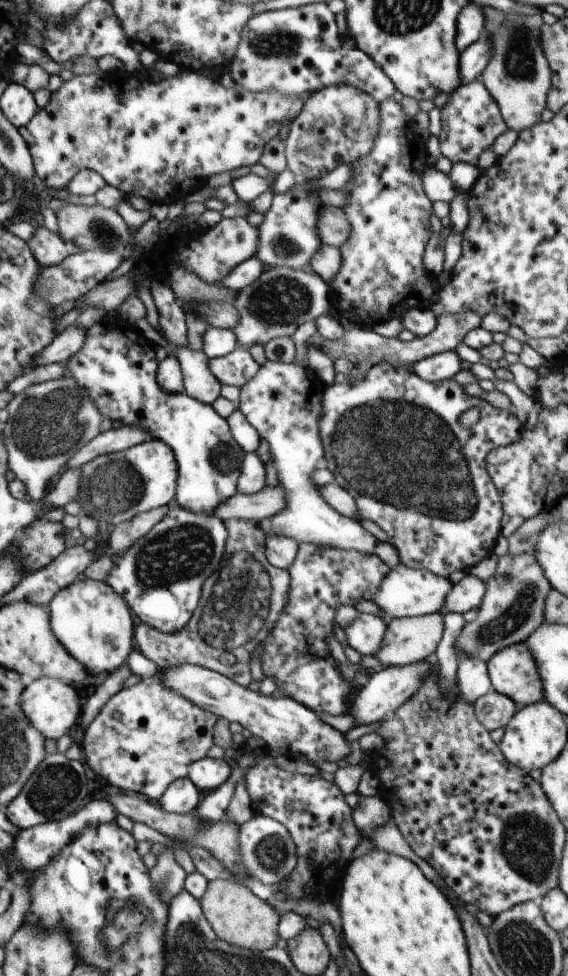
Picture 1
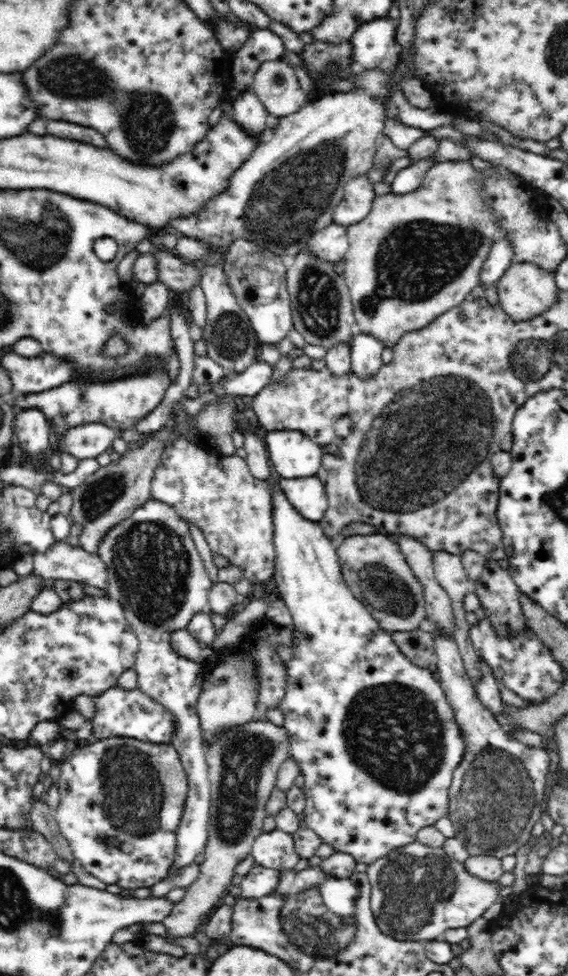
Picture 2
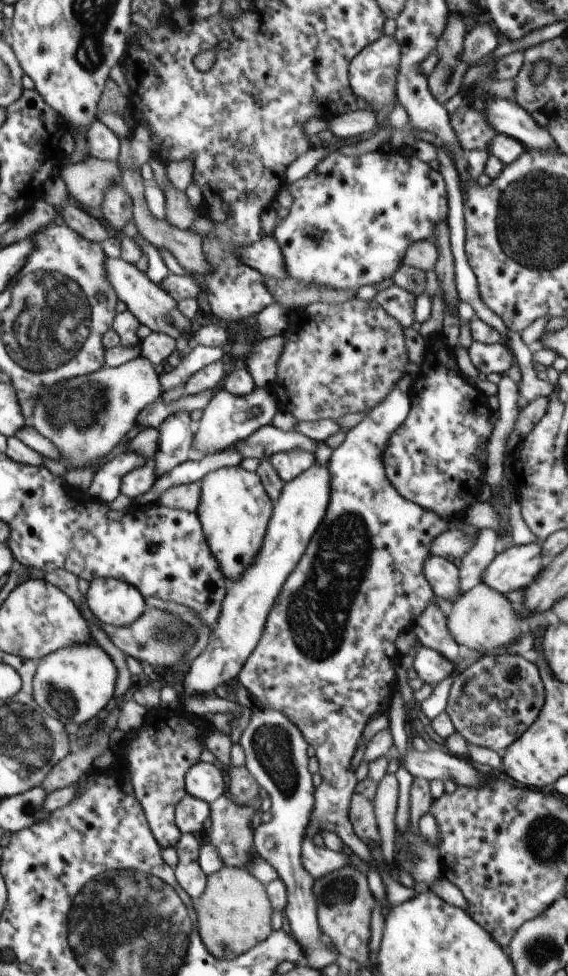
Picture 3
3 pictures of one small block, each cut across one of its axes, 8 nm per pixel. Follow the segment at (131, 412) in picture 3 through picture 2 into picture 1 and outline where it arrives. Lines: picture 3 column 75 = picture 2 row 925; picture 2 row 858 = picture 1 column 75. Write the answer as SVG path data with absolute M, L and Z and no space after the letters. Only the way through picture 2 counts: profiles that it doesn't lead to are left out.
M61 377L30 385L14 395L6 409L8 420L1 424L1 427L8 468L14 472L16 478L24 483L32 501L42 503L47 494L54 488L54 484L65 471L78 448L100 435L100 426L104 422L104 415L97 407L89 390L74 377Z

